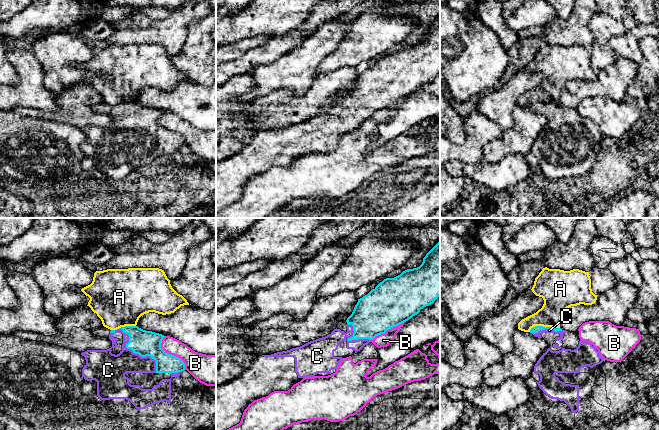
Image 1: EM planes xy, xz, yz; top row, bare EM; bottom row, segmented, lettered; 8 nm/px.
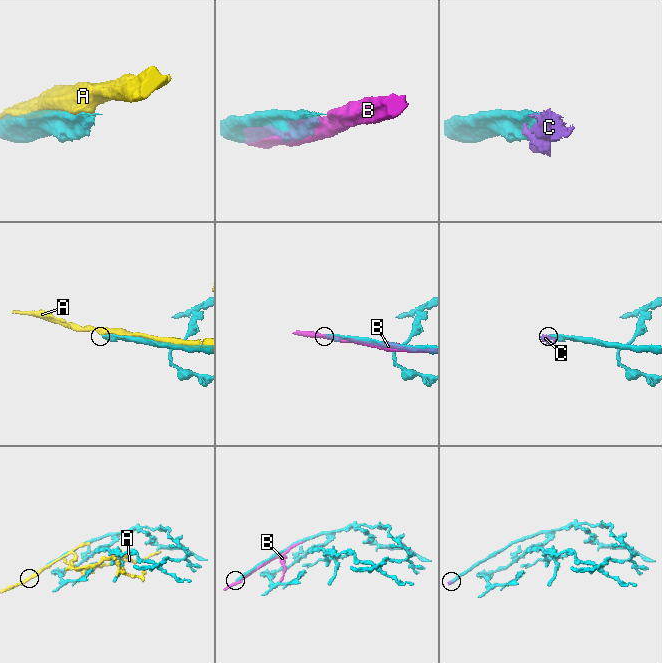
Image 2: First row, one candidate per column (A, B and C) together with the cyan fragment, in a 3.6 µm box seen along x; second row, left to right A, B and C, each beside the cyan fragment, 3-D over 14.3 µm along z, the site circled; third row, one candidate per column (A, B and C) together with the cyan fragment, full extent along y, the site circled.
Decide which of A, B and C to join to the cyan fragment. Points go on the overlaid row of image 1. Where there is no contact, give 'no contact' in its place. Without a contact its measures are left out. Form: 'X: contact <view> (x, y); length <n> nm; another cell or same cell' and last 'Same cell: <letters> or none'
A: contact yz (544, 327); length 260 nm; another cell
B: contact xy (170, 354); length 320 nm; another cell
C: contact xy (136, 353); length 460 nm; same cell
Same cell: C

